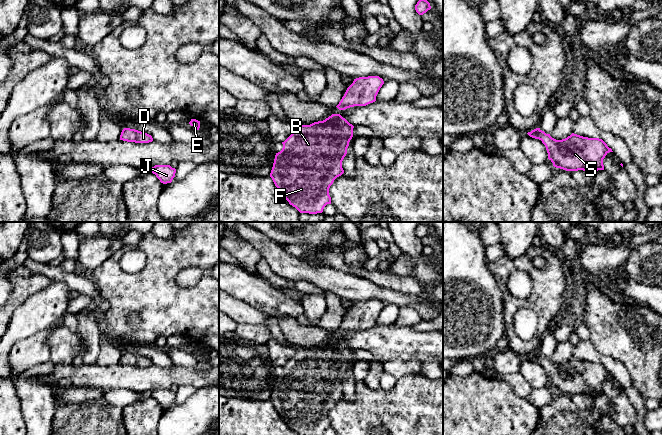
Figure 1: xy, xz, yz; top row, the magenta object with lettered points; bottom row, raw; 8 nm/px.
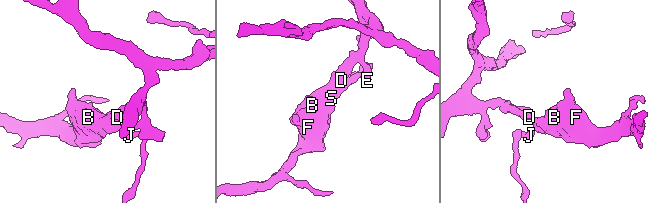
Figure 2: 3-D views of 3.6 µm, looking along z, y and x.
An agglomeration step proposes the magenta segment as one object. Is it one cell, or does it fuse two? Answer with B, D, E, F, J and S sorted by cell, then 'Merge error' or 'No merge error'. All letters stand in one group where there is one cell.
Groups: B D E F J S. No merge error

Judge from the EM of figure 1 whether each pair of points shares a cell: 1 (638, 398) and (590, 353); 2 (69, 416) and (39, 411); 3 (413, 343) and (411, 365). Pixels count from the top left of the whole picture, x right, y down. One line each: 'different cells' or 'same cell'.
1: same cell
2: different cells
3: different cells

